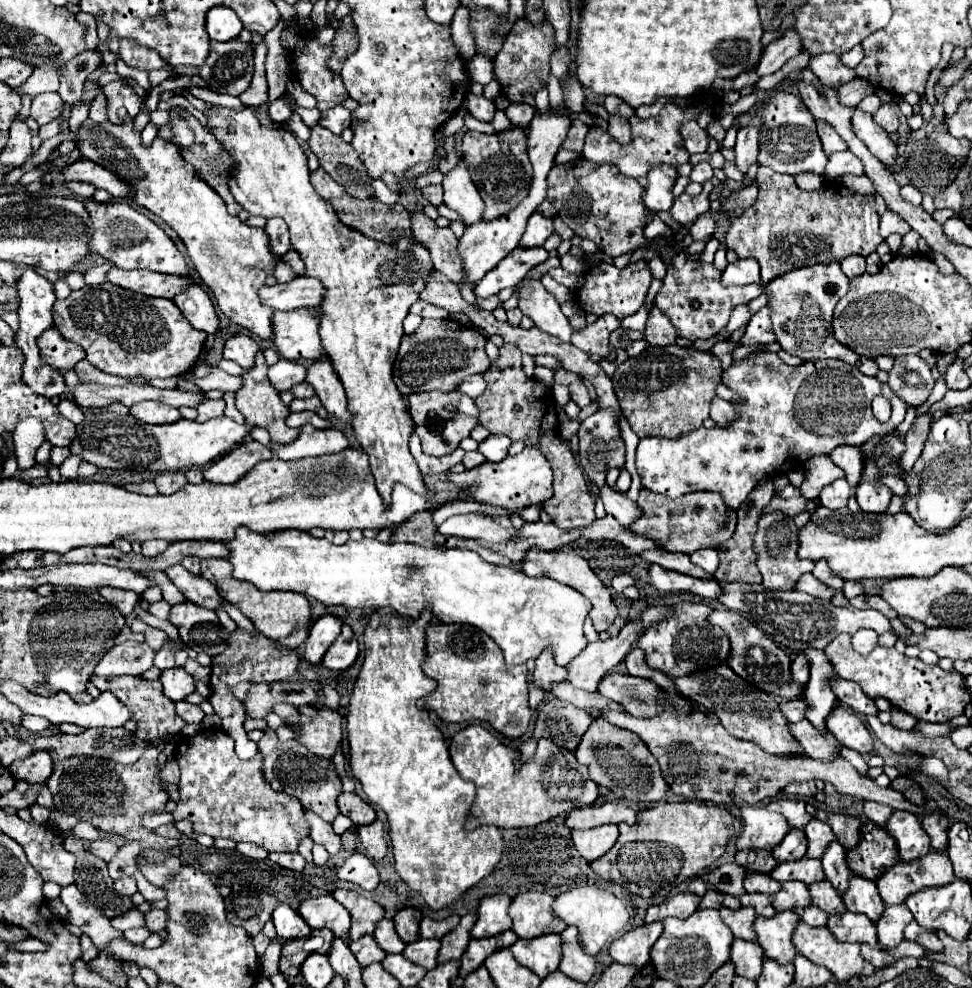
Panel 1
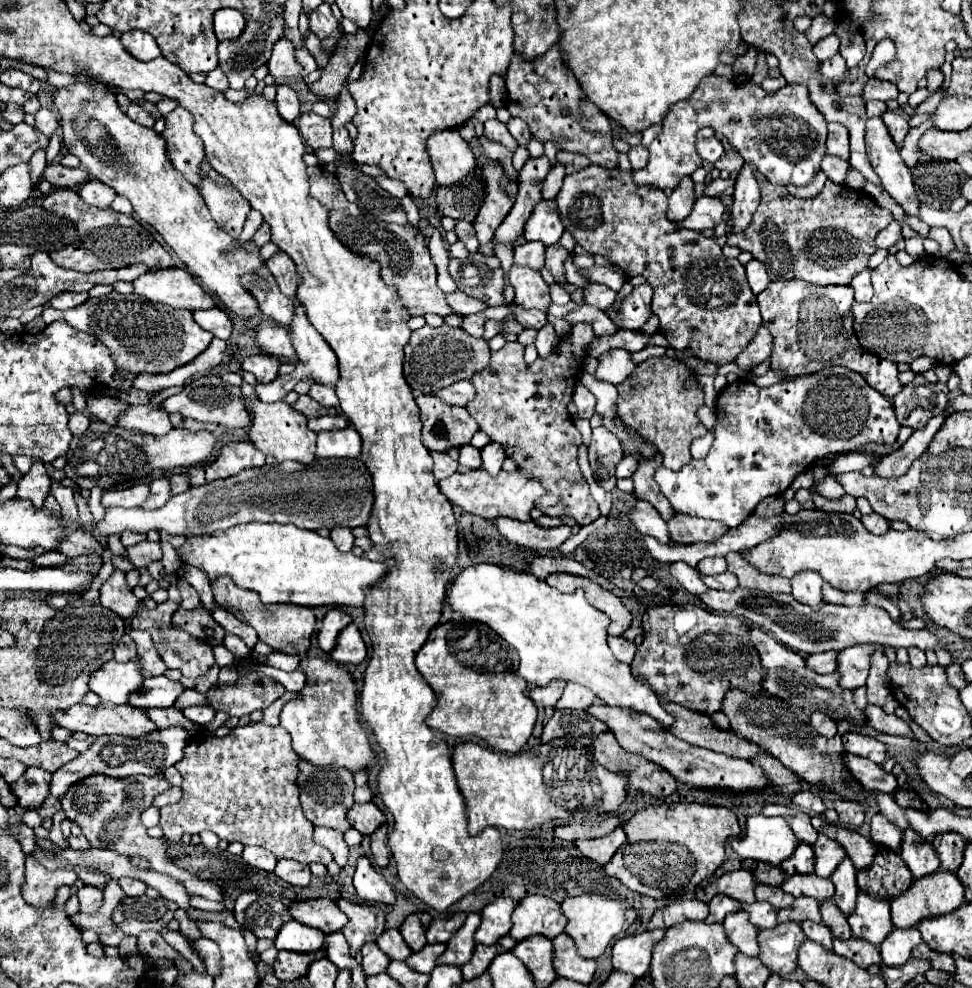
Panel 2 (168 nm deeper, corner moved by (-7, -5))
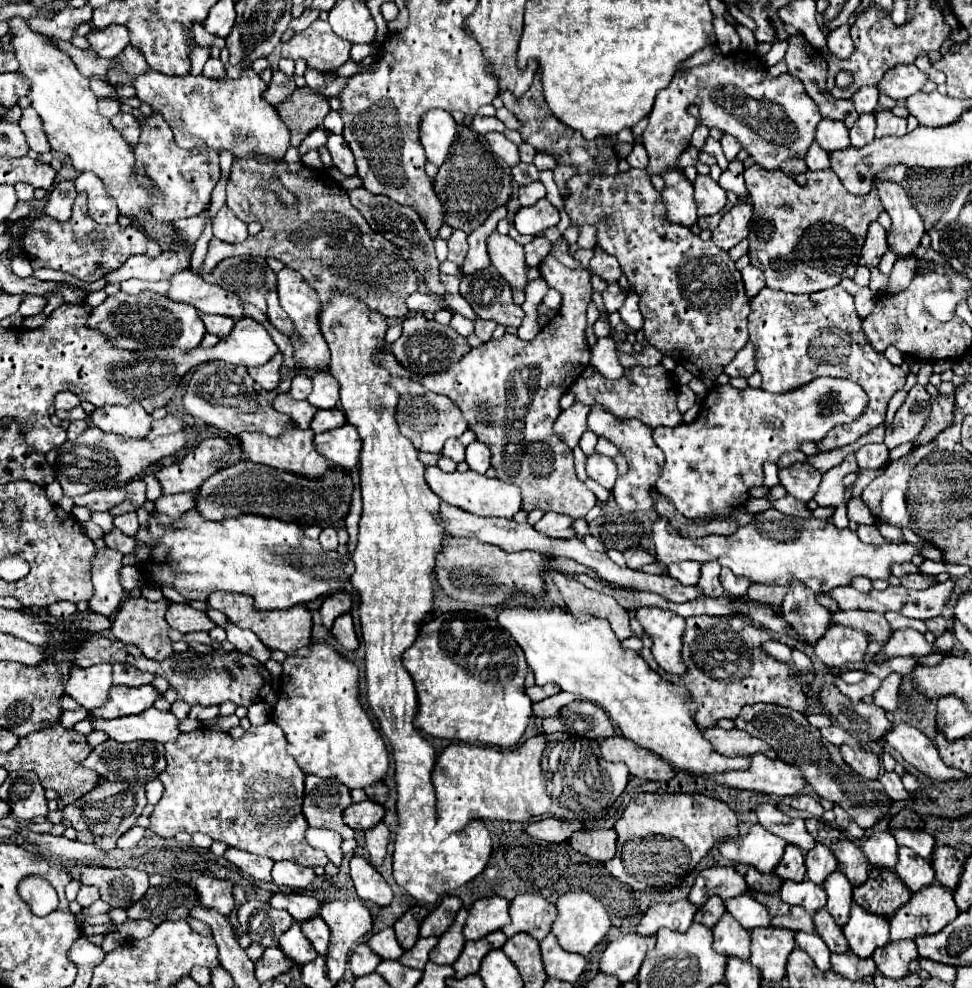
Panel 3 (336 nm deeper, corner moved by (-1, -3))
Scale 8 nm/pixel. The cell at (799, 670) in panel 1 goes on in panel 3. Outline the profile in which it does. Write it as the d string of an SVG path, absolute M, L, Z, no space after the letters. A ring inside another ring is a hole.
M830 627L826 637L820 639L820 643L814 647L814 653L828 667L842 667L846 663L860 661L866 653L868 643L870 643L870 639L866 639L866 631L854 631L854 629L848 629L848 627Z

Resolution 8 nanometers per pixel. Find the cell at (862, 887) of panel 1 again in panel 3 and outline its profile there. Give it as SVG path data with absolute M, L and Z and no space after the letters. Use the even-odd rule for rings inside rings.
M856 903L852 905L850 921L842 927L850 951L862 959L872 957L872 953L890 943L890 925L888 919L866 913Z

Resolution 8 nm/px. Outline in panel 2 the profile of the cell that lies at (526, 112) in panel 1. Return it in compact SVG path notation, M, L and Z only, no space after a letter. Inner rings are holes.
M512 117L508 121L508 131L512 133L512 137L520 143L520 145L526 145L526 141L530 139L530 129L528 125L520 119L520 117Z

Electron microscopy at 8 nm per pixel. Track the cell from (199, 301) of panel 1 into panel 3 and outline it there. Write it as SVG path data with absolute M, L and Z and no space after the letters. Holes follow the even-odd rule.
M202 315L202 321L206 325L206 331L220 337L220 339L226 337L234 327L234 319L222 317L222 315Z

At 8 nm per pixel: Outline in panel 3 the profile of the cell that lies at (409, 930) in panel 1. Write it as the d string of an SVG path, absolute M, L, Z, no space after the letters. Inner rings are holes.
M412 907L408 909L396 923L394 923L394 931L396 931L396 939L400 943L402 949L410 949L416 941L418 941L418 929L420 923L424 921L424 917L428 915L426 907Z

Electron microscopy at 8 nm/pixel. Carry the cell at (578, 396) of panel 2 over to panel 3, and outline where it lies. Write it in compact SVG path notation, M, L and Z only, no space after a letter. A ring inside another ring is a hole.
M576 403L574 407L562 411L554 423L554 431L556 435L568 445L568 447L576 447L584 435L584 431L588 431L588 407L582 403Z

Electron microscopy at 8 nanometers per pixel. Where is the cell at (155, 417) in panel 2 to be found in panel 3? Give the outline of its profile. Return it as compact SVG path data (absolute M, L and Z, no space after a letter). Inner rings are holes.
M140 403L96 407L90 419L98 429L106 433L134 437L134 439L146 437L152 427L152 417L142 409Z

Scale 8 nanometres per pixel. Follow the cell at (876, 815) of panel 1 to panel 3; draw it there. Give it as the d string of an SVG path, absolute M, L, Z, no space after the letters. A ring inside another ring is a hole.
M872 831L862 843L862 853L874 867L894 869L898 861L898 845L890 831Z

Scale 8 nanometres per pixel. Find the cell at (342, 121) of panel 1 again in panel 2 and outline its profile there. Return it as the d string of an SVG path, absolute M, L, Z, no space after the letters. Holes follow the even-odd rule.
M340 127L340 129L334 129L334 149L338 153L350 153L352 151L352 139L348 137L348 129L346 127Z

